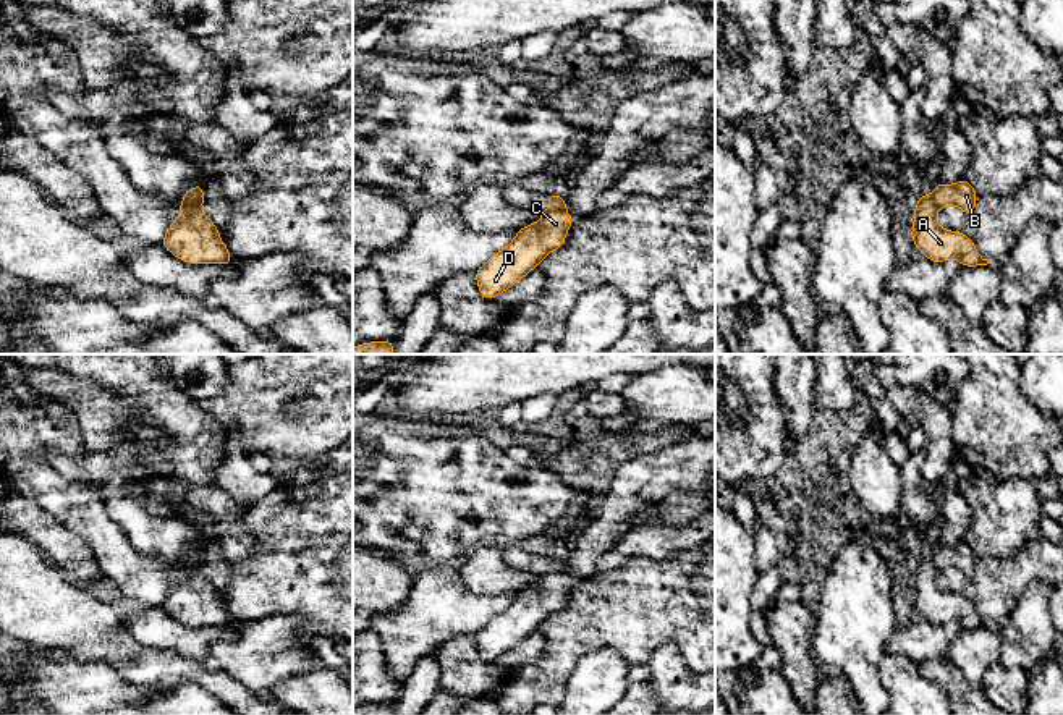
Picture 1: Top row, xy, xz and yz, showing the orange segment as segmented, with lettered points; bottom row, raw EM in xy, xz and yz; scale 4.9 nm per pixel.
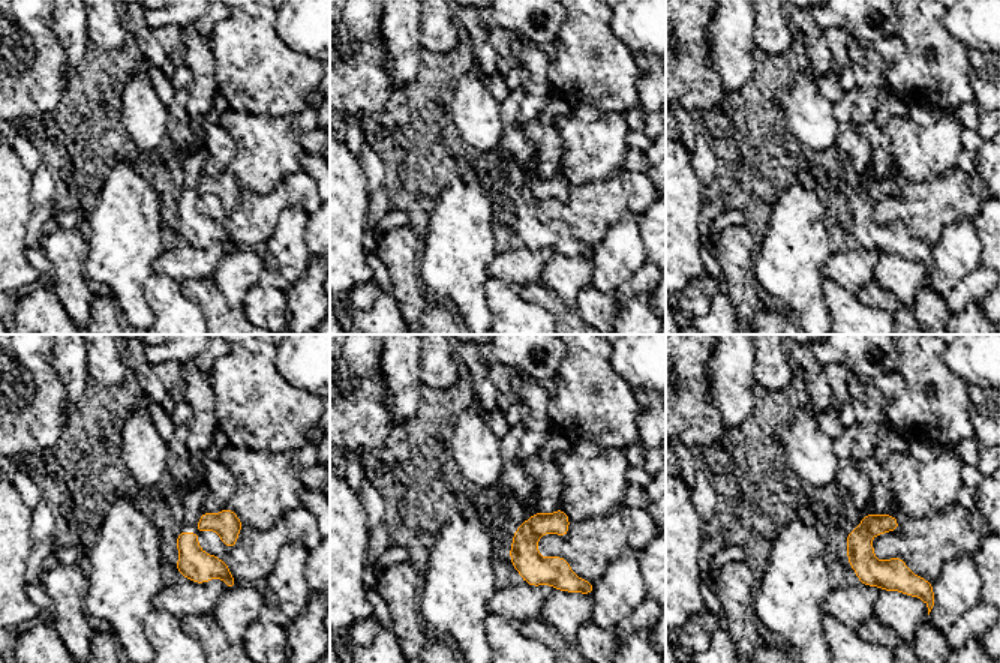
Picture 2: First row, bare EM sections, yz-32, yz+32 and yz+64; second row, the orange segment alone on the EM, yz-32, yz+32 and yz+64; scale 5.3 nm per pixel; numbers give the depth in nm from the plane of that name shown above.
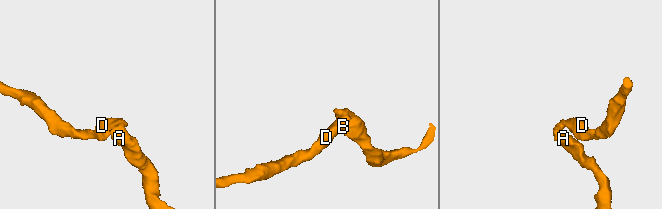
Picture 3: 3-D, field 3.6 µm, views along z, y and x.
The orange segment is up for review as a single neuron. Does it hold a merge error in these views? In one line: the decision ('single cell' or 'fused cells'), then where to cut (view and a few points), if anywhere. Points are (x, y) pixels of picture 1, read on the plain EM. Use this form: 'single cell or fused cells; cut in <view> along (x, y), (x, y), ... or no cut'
fused cells; cut in xy along (201, 565), (185, 566)

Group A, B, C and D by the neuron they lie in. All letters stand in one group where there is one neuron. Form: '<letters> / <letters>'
A / B C D

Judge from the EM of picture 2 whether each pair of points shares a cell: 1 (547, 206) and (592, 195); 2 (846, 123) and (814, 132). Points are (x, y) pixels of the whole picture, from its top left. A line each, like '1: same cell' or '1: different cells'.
1: same cell
2: different cells

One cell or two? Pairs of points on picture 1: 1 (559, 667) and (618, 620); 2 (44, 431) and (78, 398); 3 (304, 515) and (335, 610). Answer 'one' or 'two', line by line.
1: one
2: two
3: one

